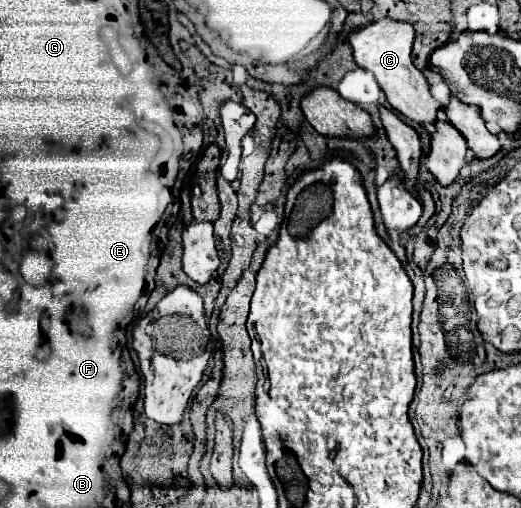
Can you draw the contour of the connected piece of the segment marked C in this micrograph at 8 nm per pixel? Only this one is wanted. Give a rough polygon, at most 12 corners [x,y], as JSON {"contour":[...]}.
{"contour":[[383,18],[353,32],[357,66],[417,124],[445,108],[415,68],[415,28]]}

